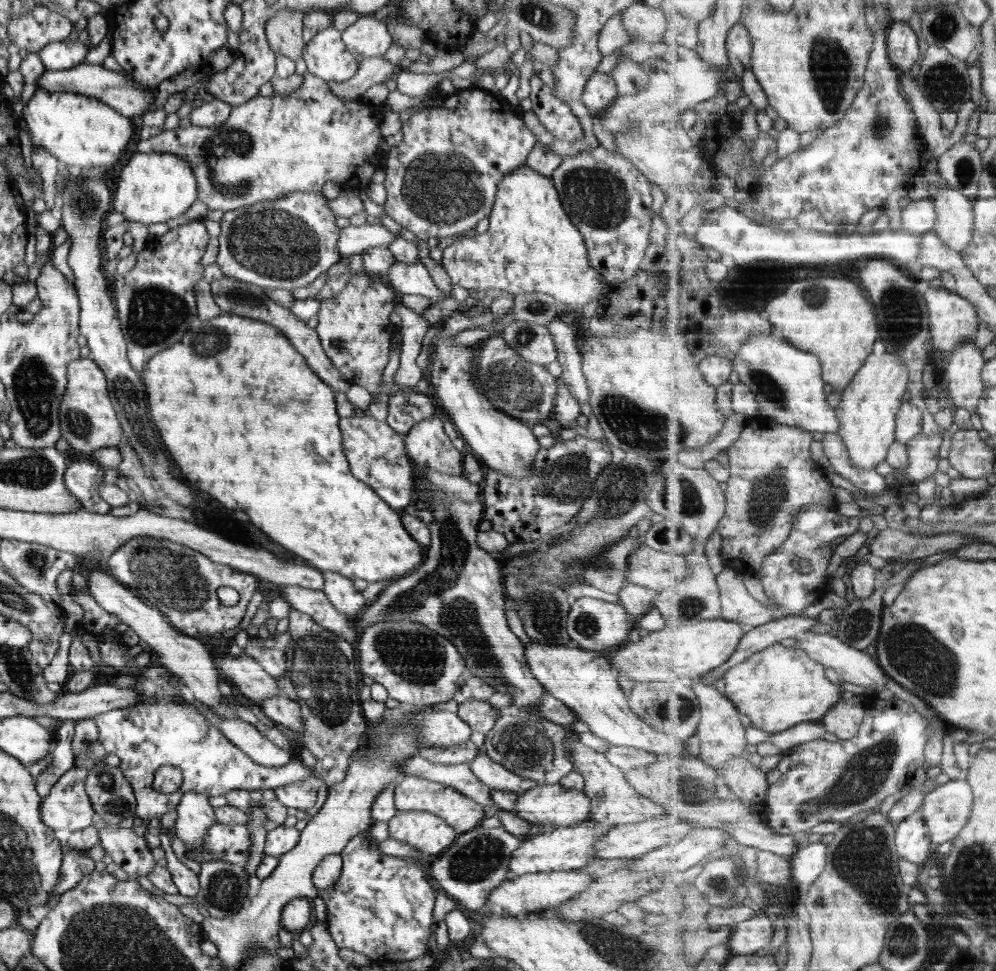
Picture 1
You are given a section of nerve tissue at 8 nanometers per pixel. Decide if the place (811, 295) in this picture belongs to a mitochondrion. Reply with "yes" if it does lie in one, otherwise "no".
yes

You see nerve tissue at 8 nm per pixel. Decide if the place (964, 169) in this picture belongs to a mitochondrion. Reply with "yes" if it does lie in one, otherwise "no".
yes

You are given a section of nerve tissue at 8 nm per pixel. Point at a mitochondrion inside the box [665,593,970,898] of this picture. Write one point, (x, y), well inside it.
(915, 653)

